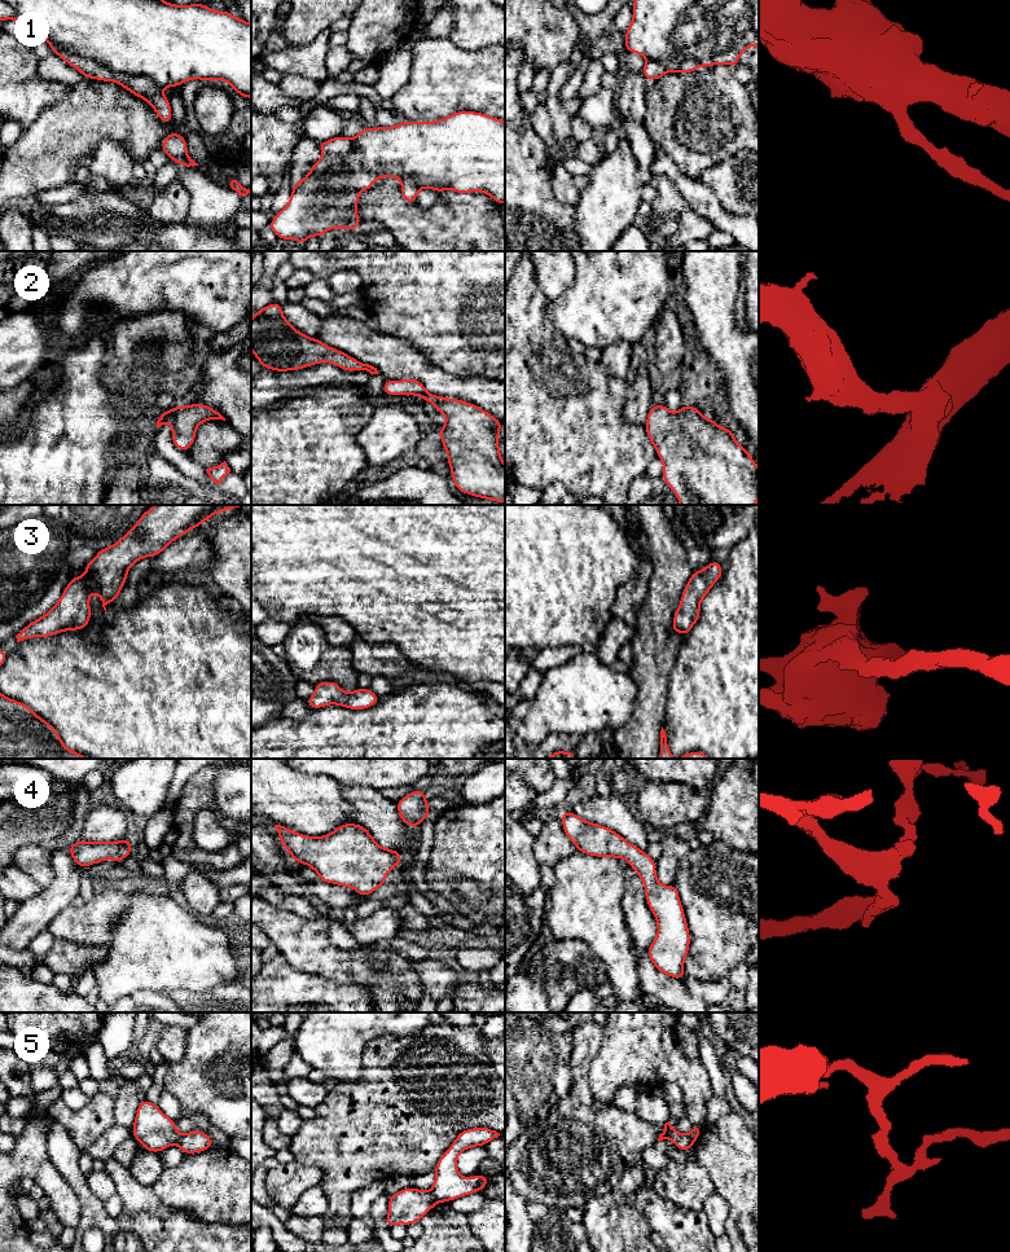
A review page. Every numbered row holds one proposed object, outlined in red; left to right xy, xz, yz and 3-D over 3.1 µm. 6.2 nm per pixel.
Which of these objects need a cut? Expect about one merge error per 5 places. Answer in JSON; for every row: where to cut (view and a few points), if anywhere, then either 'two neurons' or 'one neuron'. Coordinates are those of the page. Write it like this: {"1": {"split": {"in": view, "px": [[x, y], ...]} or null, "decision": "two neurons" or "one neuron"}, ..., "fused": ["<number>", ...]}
{"1": {"split": {"in": "xy", "px": [[49, 43], [91, 58], [115, 73], [145, 75], [162, 87]]}, "decision": "two neurons"}, "2": {"split": null, "decision": "one neuron"}, "3": {"split": null, "decision": "one neuron"}, "4": {"split": null, "decision": "one neuron"}, "5": {"split": {"in": "xz", "px": [[430, 1191], [439, 1200]]}, "decision": "two neurons"}, "fused": ["1", "5"]}

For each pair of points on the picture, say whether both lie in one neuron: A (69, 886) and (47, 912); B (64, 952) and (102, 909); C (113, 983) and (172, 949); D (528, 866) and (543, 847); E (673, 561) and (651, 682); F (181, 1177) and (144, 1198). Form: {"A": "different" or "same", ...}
{"A": "same", "B": "different", "C": "same", "D": "different", "E": "same", "F": "different"}

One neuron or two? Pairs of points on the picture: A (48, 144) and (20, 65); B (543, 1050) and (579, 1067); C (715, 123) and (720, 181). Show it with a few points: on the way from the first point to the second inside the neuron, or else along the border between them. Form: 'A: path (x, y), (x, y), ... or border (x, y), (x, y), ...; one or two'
A: border (64, 100), (47, 106), (22, 132); two
B: border (571, 1033), (570, 1089), (566, 1093); two
C: border (745, 148), (721, 162), (711, 165), (698, 178); two

